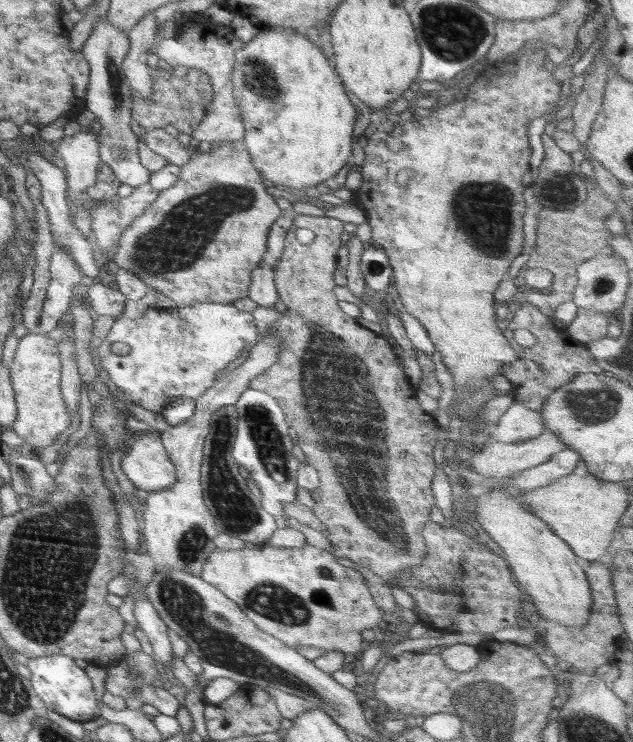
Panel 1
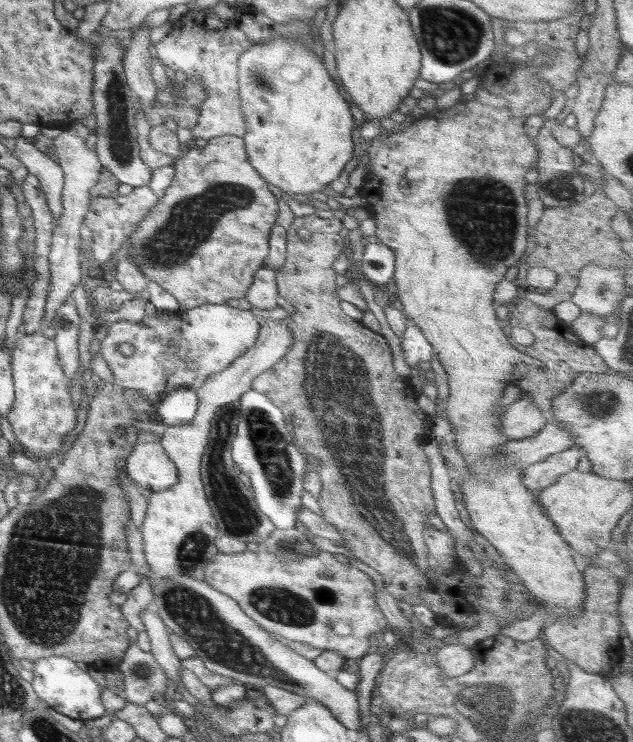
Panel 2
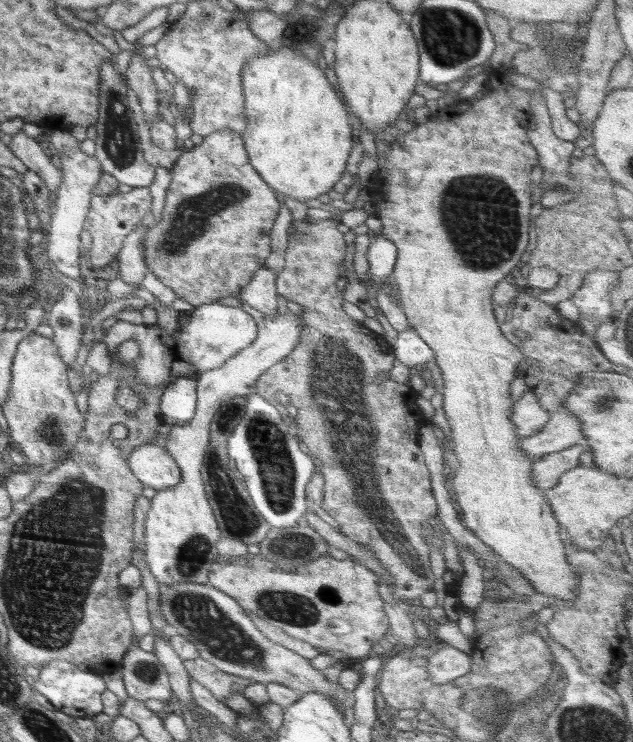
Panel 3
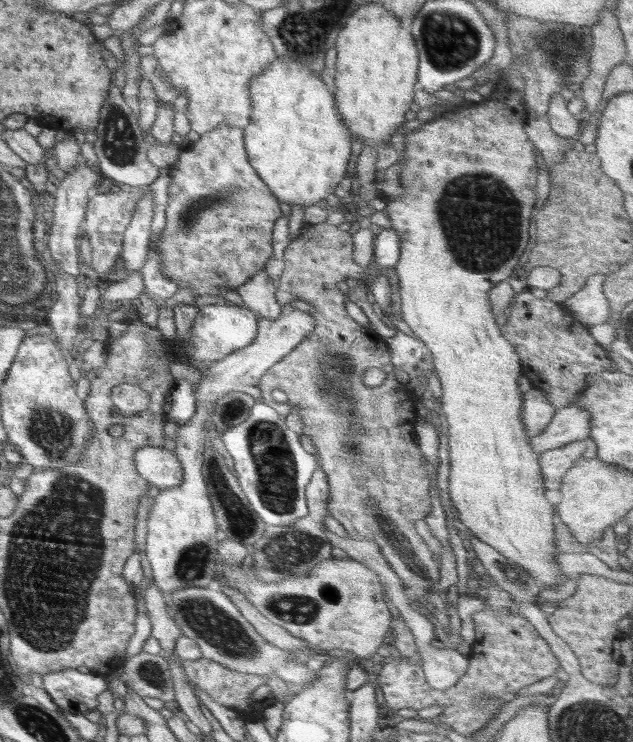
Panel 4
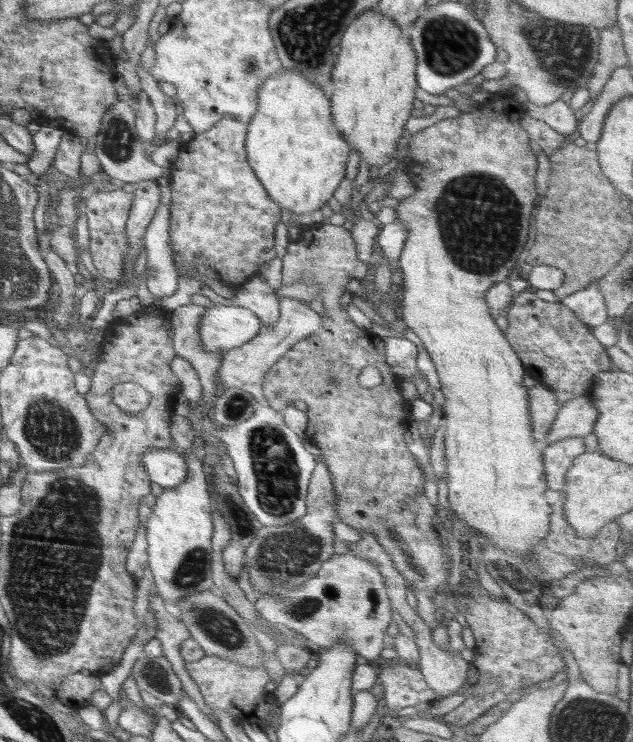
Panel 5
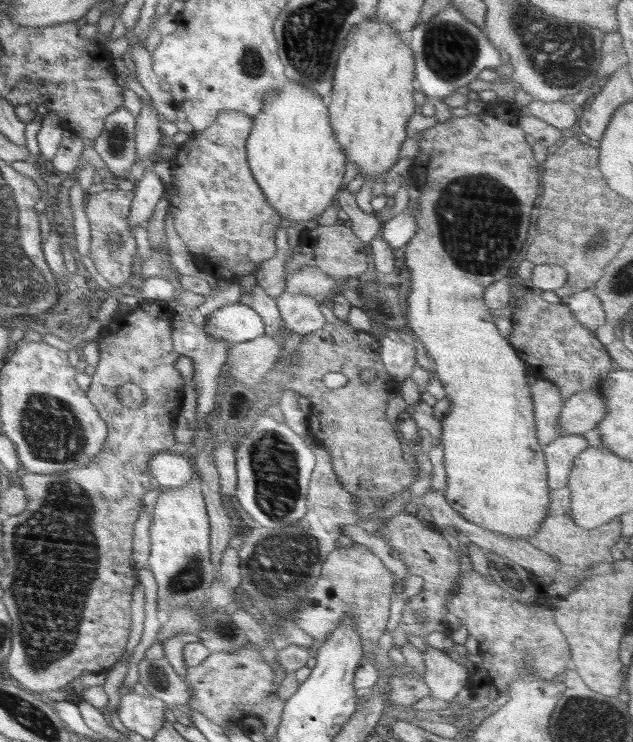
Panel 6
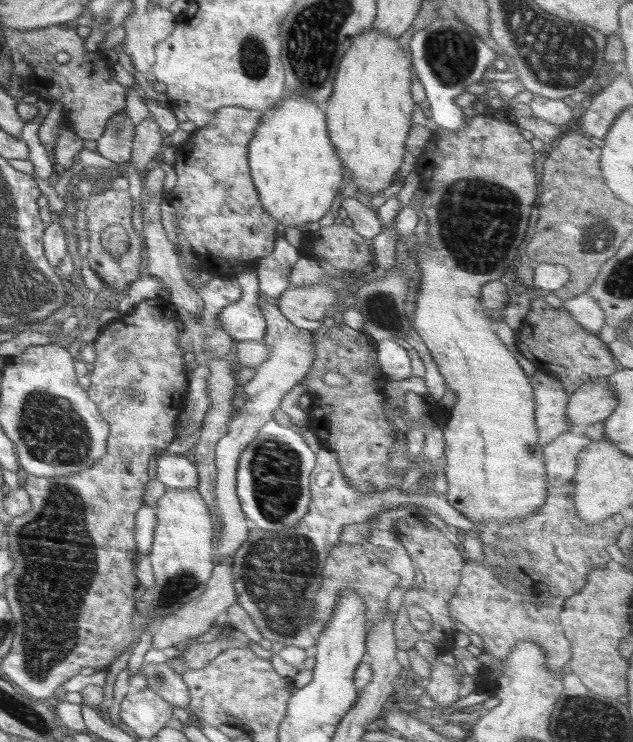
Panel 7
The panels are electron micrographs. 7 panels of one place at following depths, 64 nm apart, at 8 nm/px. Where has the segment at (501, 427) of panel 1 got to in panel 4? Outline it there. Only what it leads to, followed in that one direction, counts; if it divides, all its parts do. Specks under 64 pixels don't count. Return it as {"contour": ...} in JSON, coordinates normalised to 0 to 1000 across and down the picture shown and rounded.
{"contour":[[[840,523],[826,531],[825,546],[825,570],[836,589],[856,585],[880,555],[872,543],[866,543],[863,530],[848,523]]]}

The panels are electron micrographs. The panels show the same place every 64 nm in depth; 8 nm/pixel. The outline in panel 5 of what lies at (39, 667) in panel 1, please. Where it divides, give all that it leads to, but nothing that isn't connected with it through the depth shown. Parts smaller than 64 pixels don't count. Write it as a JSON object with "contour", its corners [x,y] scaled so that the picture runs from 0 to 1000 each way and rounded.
{"contour":[[[123,906],[107,911],[93,920],[85,930],[92,945],[123,958],[136,950],[142,950],[142,939],[152,930],[161,930],[160,919],[145,916],[142,908]]]}

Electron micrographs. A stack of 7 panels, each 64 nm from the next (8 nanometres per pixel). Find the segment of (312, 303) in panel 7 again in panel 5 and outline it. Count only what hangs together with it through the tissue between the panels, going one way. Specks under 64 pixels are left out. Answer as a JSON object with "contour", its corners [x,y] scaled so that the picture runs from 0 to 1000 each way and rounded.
{"contour":[[[445,400],[441,403],[441,418],[442,426],[434,437],[417,439],[395,460],[363,470],[352,478],[351,491],[341,504],[344,531],[360,523],[381,523],[398,531],[411,547],[425,549],[414,523],[419,504],[468,462],[507,443],[507,426],[490,416],[483,406]]]}

